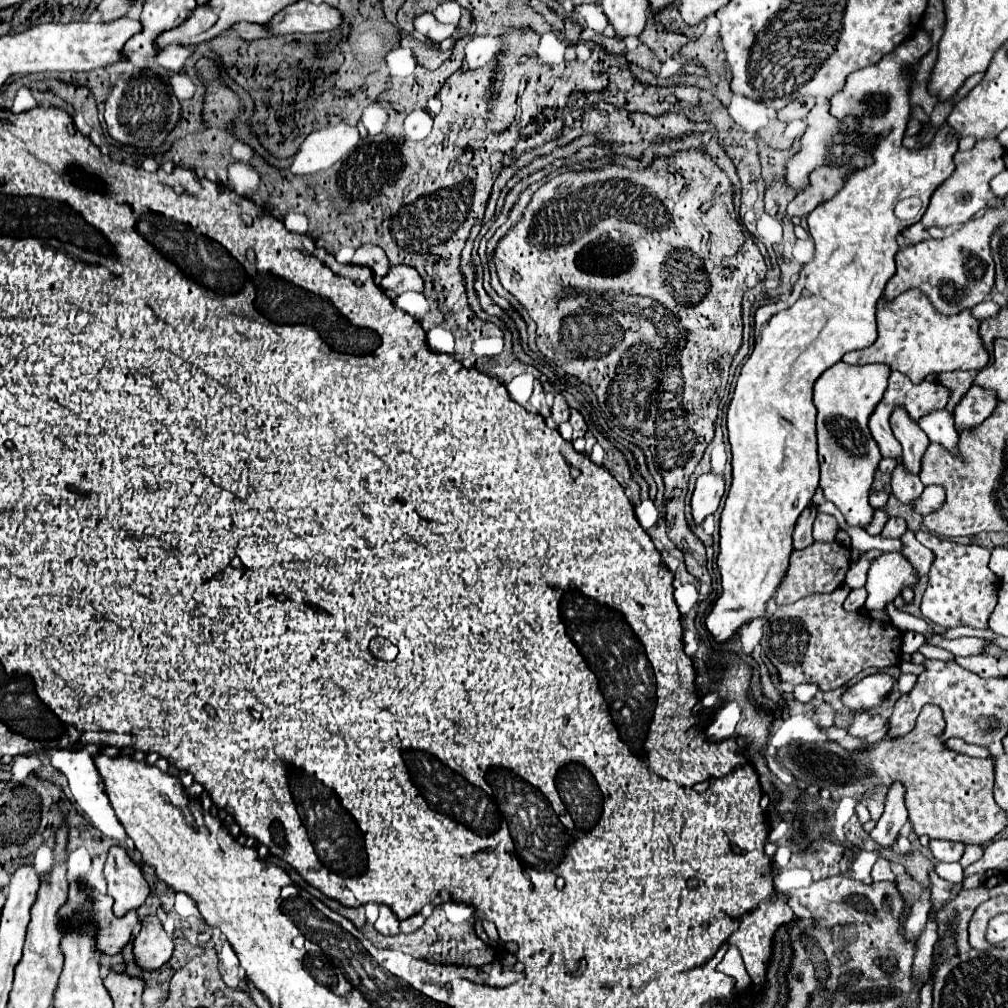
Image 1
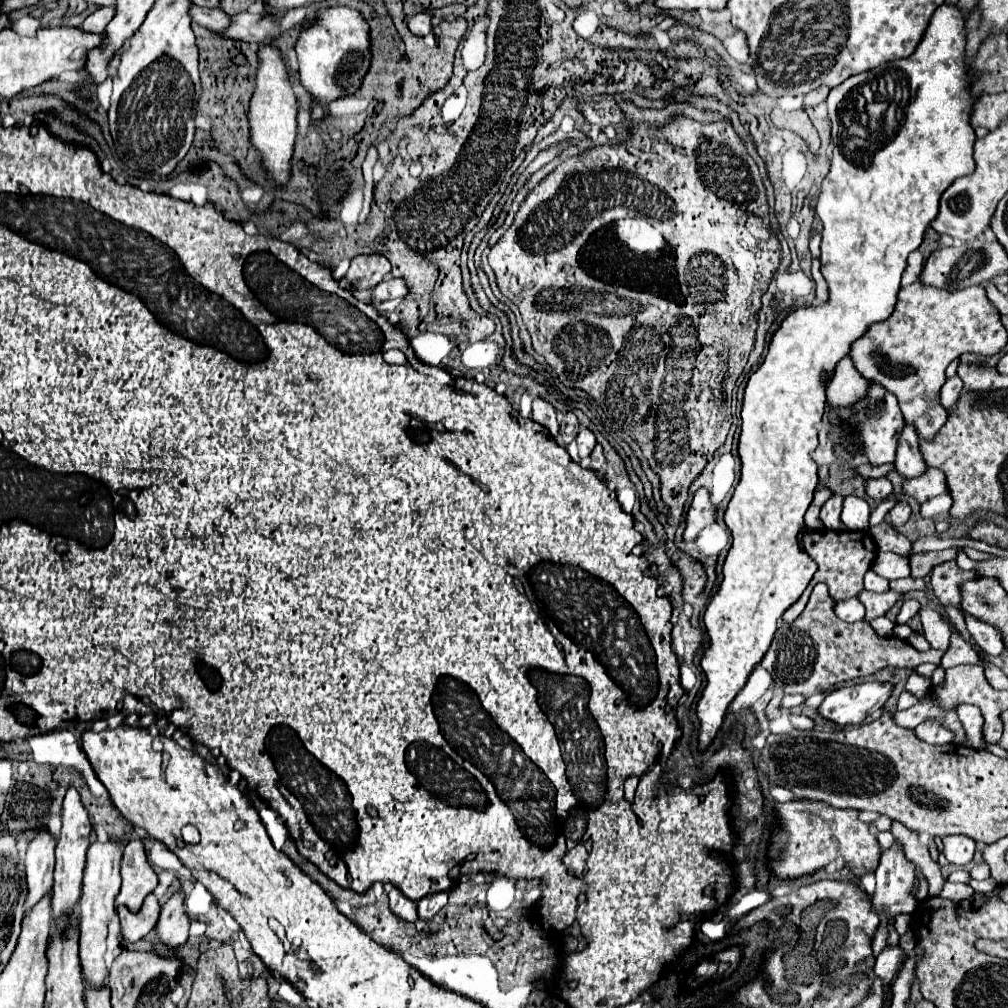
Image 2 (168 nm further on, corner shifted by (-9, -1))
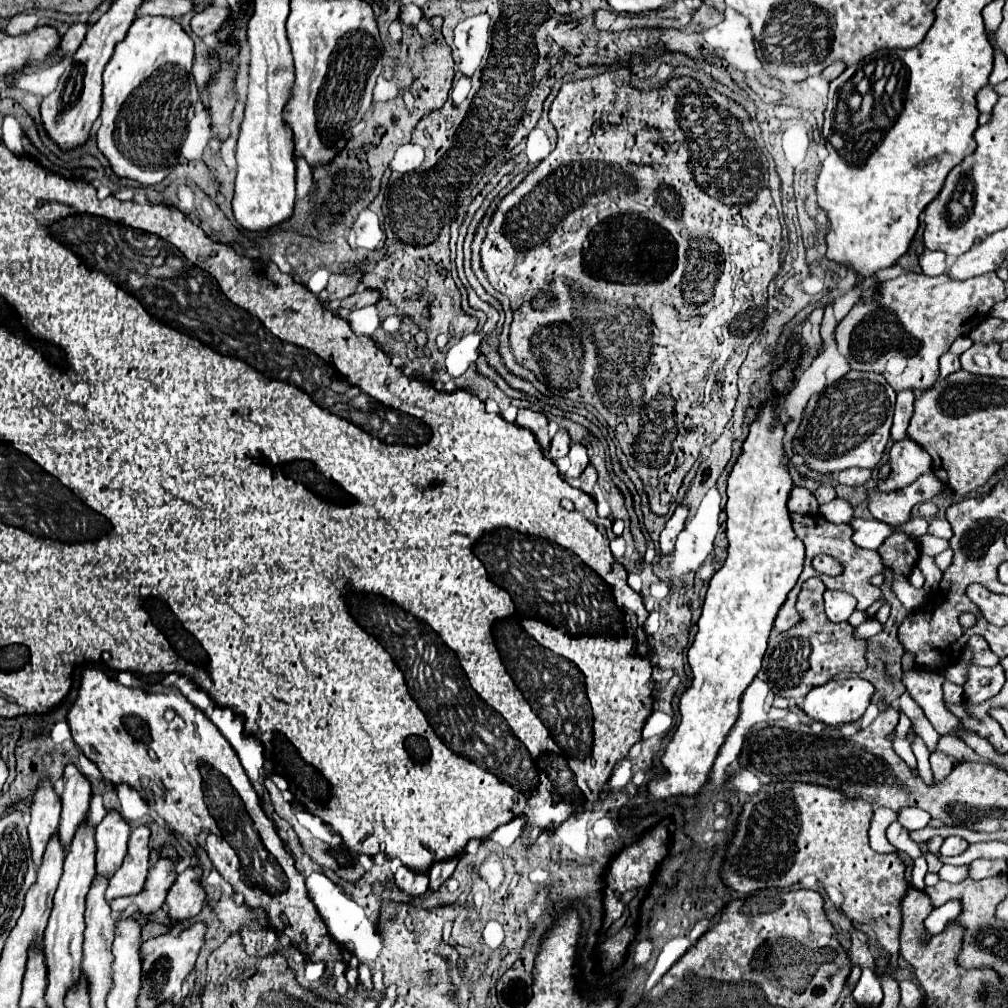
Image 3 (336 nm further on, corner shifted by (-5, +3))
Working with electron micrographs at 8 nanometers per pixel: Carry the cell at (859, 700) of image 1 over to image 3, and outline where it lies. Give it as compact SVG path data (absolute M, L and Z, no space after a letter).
M862 678L830 680L812 688L800 708L812 718L828 726L840 726L860 720L870 704L874 686Z

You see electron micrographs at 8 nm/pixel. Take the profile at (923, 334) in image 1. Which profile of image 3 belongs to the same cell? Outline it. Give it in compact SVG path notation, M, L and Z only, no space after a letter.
M922 272L902 274L894 280L886 280L878 286L876 300L856 300L848 316L836 326L836 342L840 354L848 360L854 370L862 372L878 372L890 382L890 386L898 390L912 388L916 394L926 390L926 386L934 386L938 380L938 360L944 352L950 350L950 344L962 336L970 334L970 330L982 322L988 310L1006 298L1006 286L996 276L996 272L988 272L982 276L974 276L962 282L954 282L952 278L942 276L926 276Z

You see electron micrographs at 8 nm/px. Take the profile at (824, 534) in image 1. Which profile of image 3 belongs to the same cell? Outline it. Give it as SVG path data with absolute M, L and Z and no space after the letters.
M818 486L814 490L814 498L818 500L818 504L826 504L826 502L832 502L836 498L836 492L832 486Z

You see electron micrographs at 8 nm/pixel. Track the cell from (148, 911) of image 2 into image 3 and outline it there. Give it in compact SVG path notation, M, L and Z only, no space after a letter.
M160 858L148 872L144 890L134 894L134 896L126 896L126 898L116 898L110 902L114 912L124 910L130 904L136 904L140 908L140 912L144 912L146 916L150 916L152 912L160 910L162 904L166 902L168 890L176 880L176 868L174 862L170 858Z

